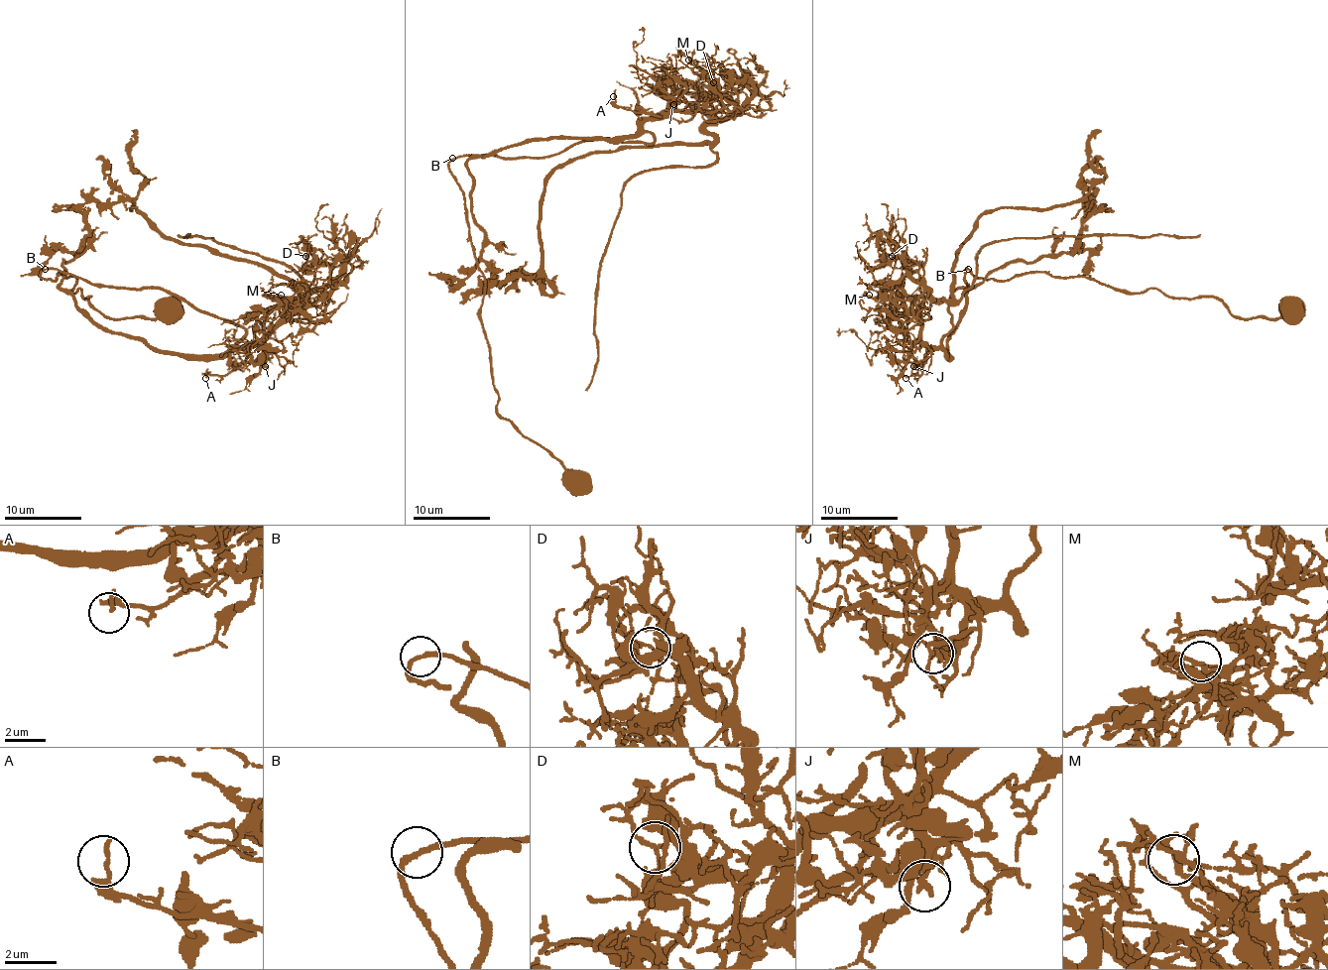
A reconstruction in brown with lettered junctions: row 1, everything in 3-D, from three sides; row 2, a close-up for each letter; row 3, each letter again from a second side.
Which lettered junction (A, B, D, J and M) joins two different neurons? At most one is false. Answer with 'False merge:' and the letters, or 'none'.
False merge: D

